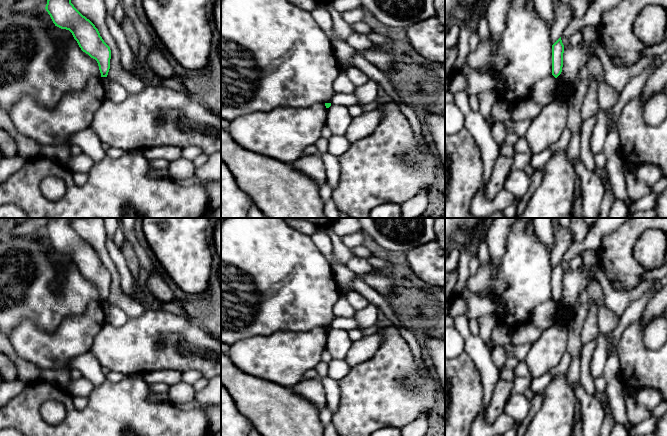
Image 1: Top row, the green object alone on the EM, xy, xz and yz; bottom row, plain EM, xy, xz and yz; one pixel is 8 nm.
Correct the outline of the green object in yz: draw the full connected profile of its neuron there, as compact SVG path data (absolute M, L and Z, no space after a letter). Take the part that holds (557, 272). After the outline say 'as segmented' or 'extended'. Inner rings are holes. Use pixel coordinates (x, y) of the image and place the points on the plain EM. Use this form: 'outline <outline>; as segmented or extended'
outline M561 261L552 269L552 299L557 302L563 291L564 269Z; as segmented

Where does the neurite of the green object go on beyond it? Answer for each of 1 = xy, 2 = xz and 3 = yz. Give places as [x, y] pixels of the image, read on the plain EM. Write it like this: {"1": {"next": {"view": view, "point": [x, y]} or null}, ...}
{"1": {"next": null}, "2": {"next": null}, "3": {"next": null}}

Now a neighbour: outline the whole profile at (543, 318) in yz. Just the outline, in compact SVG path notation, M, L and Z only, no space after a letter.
M551 299L539 304L531 318L530 324L540 330L547 330L556 323L556 302Z

